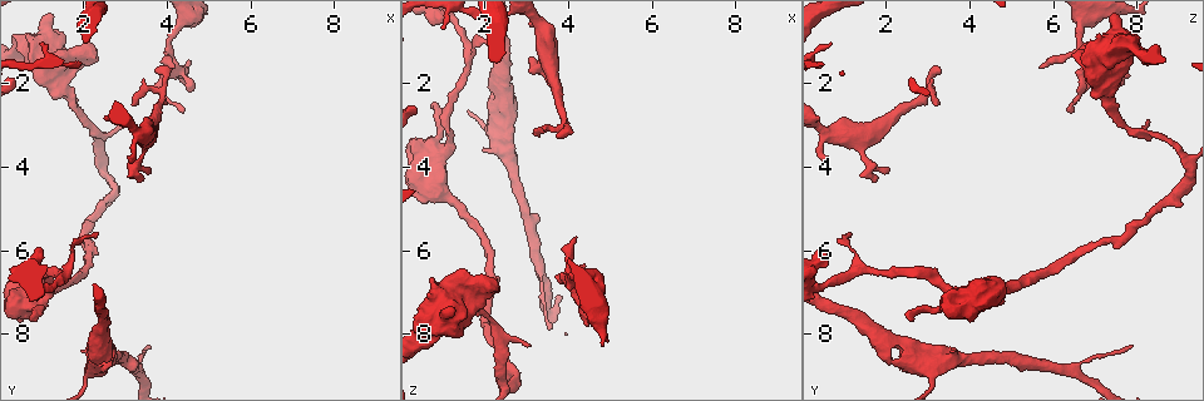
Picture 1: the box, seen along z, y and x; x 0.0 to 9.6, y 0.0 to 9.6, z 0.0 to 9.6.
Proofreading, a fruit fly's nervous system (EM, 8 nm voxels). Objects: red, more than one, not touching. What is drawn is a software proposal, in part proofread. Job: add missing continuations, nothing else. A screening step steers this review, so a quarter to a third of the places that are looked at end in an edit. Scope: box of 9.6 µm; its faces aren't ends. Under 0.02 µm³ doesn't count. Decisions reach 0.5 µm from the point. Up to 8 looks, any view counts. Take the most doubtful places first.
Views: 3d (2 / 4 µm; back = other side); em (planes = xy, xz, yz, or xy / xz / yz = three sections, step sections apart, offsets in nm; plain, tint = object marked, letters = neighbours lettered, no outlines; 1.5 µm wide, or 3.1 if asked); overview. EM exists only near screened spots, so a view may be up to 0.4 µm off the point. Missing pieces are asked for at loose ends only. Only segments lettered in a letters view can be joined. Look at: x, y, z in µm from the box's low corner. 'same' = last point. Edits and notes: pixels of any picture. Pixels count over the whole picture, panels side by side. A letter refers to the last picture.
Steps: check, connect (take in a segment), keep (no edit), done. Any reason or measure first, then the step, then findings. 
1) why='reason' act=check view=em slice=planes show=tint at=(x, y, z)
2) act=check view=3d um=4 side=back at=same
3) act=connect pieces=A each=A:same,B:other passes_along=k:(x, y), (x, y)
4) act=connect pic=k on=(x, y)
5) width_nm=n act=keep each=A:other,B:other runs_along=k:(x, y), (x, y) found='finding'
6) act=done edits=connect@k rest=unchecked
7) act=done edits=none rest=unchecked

act=check view=3d um=2 at=(4.55, 1.45, 7.70)

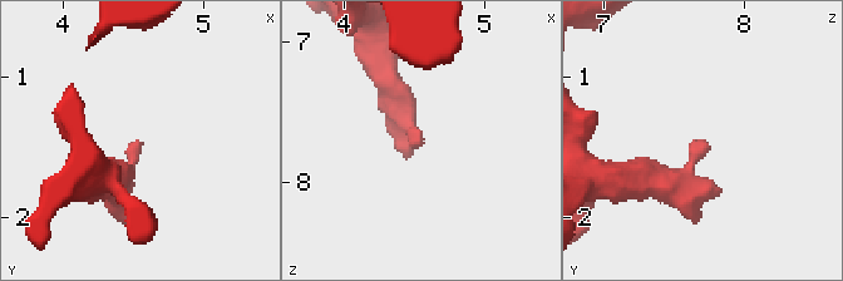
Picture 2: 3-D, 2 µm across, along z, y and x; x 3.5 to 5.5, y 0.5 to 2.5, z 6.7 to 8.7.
why='need the tissue' act=check view=em slice=planes show=letters at=(4.54, 1.46, 7.72)

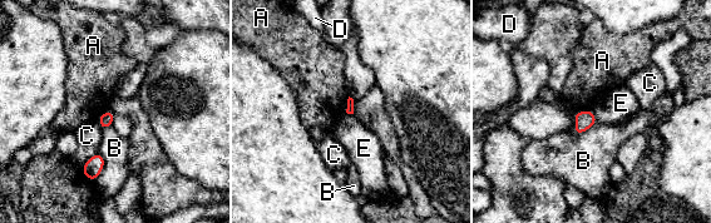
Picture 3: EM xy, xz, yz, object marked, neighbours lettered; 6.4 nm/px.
act=keep each=A:other,B:other,C:other,D:other,E:other border=3:(591, 109), (597, 122) found='no lettered segment goes on from it'

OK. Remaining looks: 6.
why='branch stops here' act=check view=3d um=2 side=back at=(3.15, 2.95, 8.35)

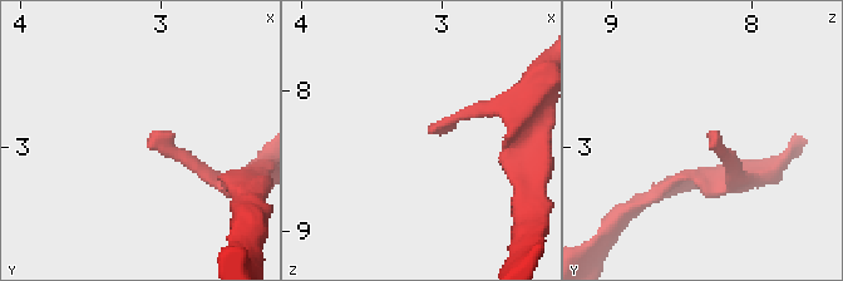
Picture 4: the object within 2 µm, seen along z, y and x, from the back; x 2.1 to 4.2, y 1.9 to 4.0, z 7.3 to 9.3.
why='need the tissue' act=check view=em slice=planes show=letters at=(3.10, 2.94, 8.28)

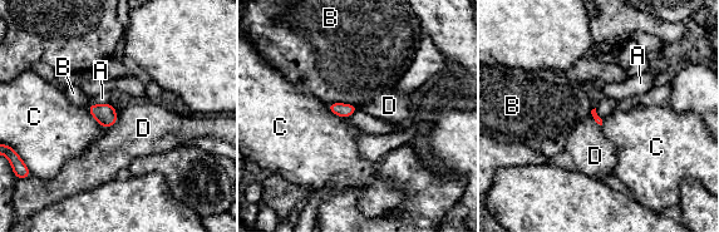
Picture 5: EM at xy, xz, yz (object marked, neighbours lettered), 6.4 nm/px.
act=keep each=A:other,B:other,C:other,D:other border=5:(118, 116), (118, 119), (107, 128) found='none of them fits'

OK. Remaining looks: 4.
why='an open end' act=check view=3d um=2 side=back at=(0.75, 7.60, 2.60)

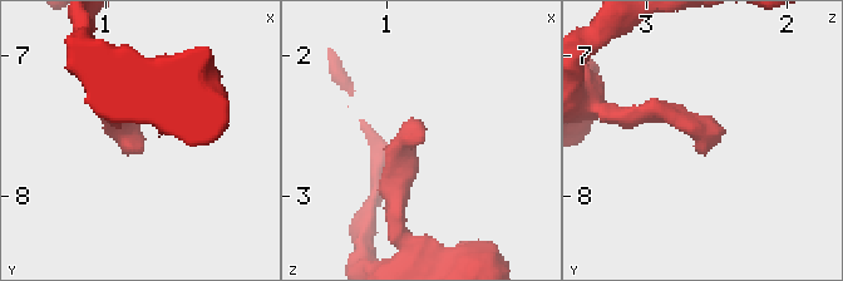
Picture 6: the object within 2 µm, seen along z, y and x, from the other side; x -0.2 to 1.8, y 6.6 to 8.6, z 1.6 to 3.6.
act=check view=em slice=xz step=8 show=letters at=(0.74, 7.64, 2.60)

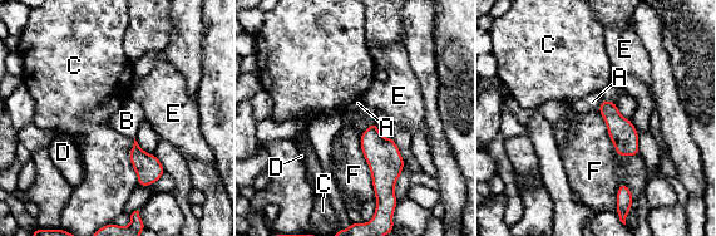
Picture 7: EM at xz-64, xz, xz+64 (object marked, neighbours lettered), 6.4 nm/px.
act=keep each=A:other,B:other,C:other,D:other,E:other,F:other border=7:(597, 111), (615, 152), (637, 156) found='none of them fits'

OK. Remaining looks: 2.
act=done edits=none rest=unchecked

